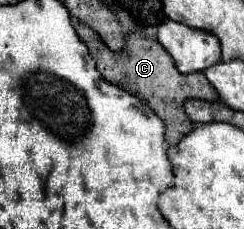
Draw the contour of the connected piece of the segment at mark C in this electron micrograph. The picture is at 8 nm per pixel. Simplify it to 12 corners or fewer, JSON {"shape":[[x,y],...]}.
{"shape":[[78,35],[102,79],[164,119],[168,145],[194,129],[188,99],[220,99],[204,73],[176,71],[158,41],[126,35],[114,53]]}

